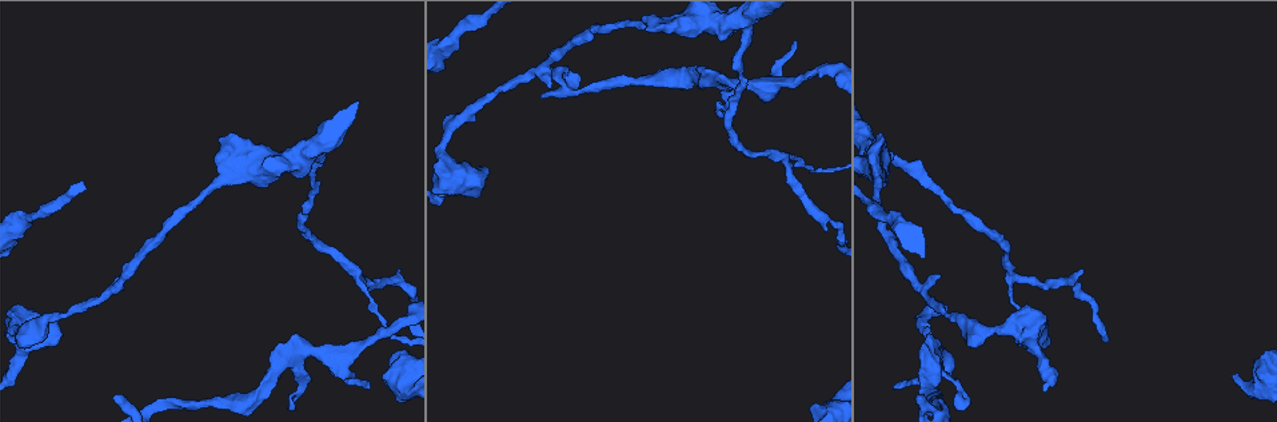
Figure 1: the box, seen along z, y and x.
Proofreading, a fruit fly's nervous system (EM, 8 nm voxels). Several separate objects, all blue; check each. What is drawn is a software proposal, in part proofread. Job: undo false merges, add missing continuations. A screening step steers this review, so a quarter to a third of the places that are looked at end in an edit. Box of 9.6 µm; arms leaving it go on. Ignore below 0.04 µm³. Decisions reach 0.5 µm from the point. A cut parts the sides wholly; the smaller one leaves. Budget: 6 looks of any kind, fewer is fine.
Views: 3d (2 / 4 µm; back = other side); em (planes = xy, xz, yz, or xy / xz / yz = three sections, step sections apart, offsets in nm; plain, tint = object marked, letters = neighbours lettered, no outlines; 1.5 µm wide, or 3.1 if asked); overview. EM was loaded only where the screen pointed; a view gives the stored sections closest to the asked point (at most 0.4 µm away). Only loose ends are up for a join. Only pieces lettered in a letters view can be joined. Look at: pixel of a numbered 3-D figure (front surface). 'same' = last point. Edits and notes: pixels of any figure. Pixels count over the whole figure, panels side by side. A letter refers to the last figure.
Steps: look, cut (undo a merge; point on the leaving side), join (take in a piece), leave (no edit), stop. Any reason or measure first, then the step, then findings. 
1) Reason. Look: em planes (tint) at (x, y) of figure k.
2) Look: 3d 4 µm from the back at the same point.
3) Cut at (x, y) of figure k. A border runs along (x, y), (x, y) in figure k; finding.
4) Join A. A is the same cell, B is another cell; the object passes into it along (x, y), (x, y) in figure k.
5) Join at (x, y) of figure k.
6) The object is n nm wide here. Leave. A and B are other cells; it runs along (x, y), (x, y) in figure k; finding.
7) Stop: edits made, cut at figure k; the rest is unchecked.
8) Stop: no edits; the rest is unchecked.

Free end. Look: em planes (letters) at (115, 397) of figure 1.

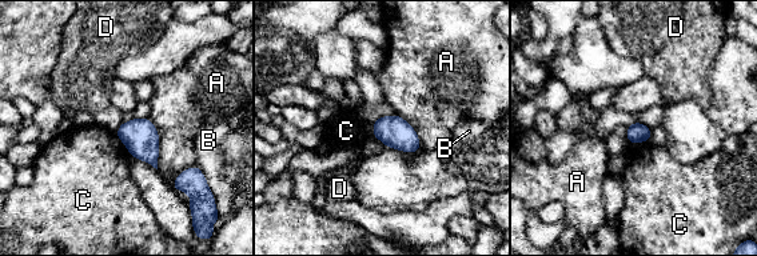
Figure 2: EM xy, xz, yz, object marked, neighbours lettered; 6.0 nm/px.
The object is 130 nm wide here. Leave. A, B, C and D are other cells; a border runs along (374, 120), (371, 136) in figure 2; no lettered piece goes on from it.

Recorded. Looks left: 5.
Branch stops here. Look: 3d 2 µm at (30, 347) of figure 1.

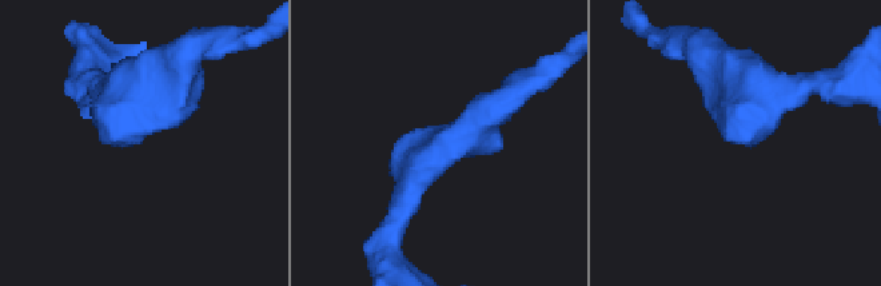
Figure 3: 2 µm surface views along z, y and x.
The arms are 180, 240 nm wide. Look: em planes (letters) at (445, 132) of figure 3.

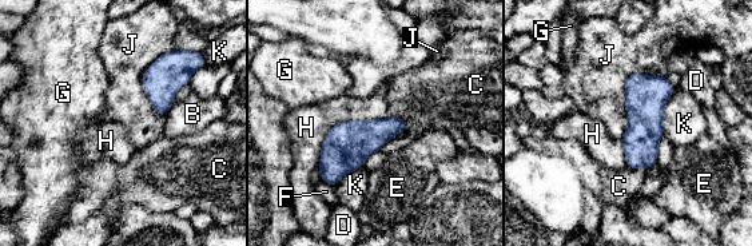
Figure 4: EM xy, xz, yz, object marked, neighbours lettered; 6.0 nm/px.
The object is 240 nm wide here. Leave. B, C, D, E, F, G, H, J and K are other cells; a border runs along (665, 75), (627, 79), (620, 139) in figure 4; no lettered piece goes on from it.

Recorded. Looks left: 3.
Look: em planes (plain) at (787, 157) of figure 1.

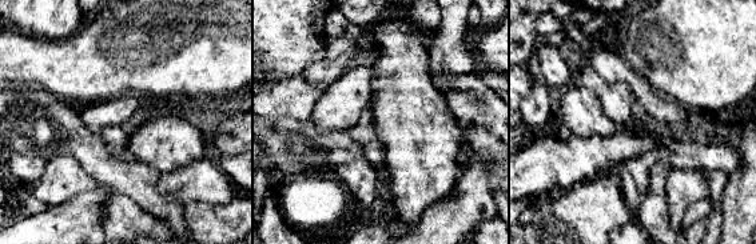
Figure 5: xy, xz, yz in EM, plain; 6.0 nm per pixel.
See the neighbours. Look: em planes (letters) at the same point.

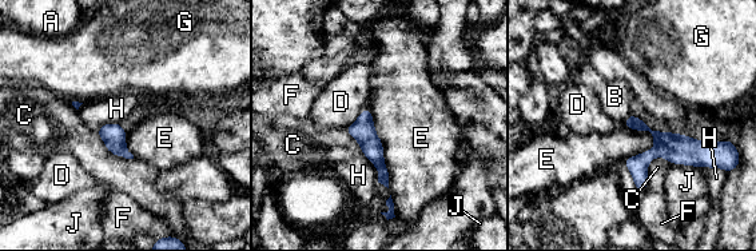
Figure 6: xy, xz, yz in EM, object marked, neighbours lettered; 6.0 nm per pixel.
Leave. A, B, C, D, E, F, G, H and J are other cells; it runs along (628, 123), (676, 148), (711, 151) in figure 6; all the same cell.

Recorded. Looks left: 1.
Stop: no edits; the rest is unchecked.

